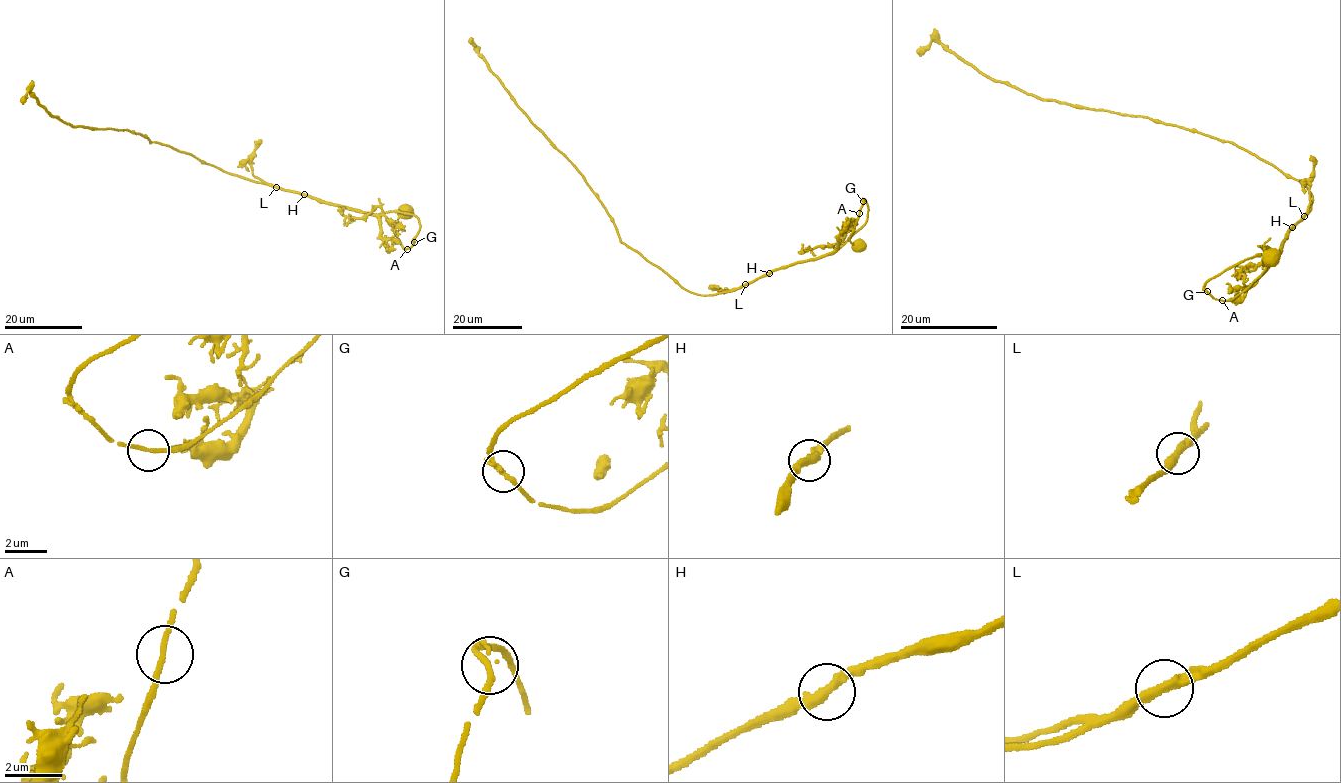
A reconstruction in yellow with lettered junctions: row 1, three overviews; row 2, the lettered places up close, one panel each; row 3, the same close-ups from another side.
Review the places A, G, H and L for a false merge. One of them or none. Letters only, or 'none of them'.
none of them

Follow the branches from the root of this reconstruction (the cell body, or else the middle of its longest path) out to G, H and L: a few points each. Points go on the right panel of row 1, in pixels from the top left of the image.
G: (1271, 257), (1266, 259), (1267, 266), (1263, 273), (1231, 299), (1217, 299), (1207, 292)
H: (1271, 257), (1263, 273), (1231, 299), (1217, 299), (1204, 288), (1247, 258), (1276, 257), (1292, 227)
L: (1271, 257), (1263, 273), (1231, 299), (1217, 299), (1204, 288), (1247, 258), (1276, 257), (1289, 228), (1304, 216)

